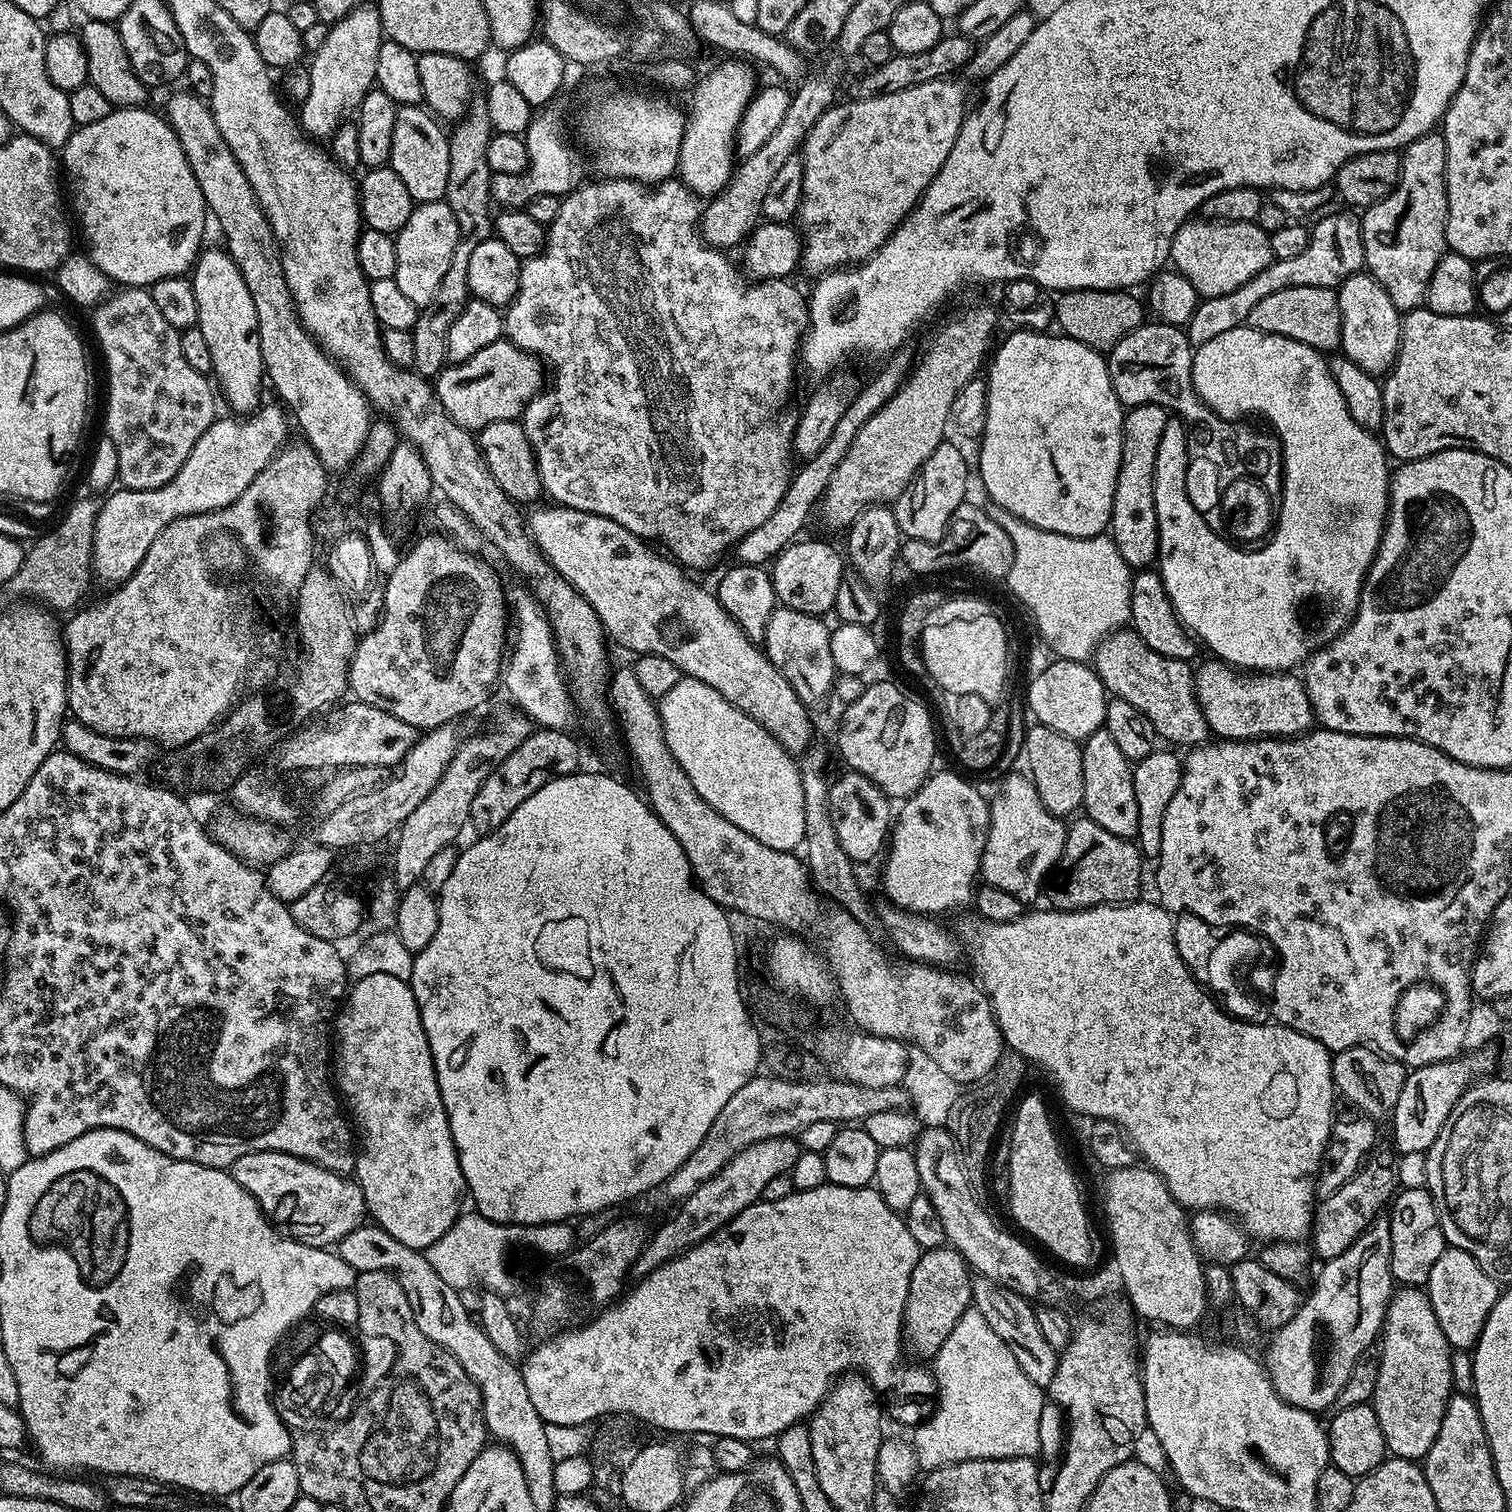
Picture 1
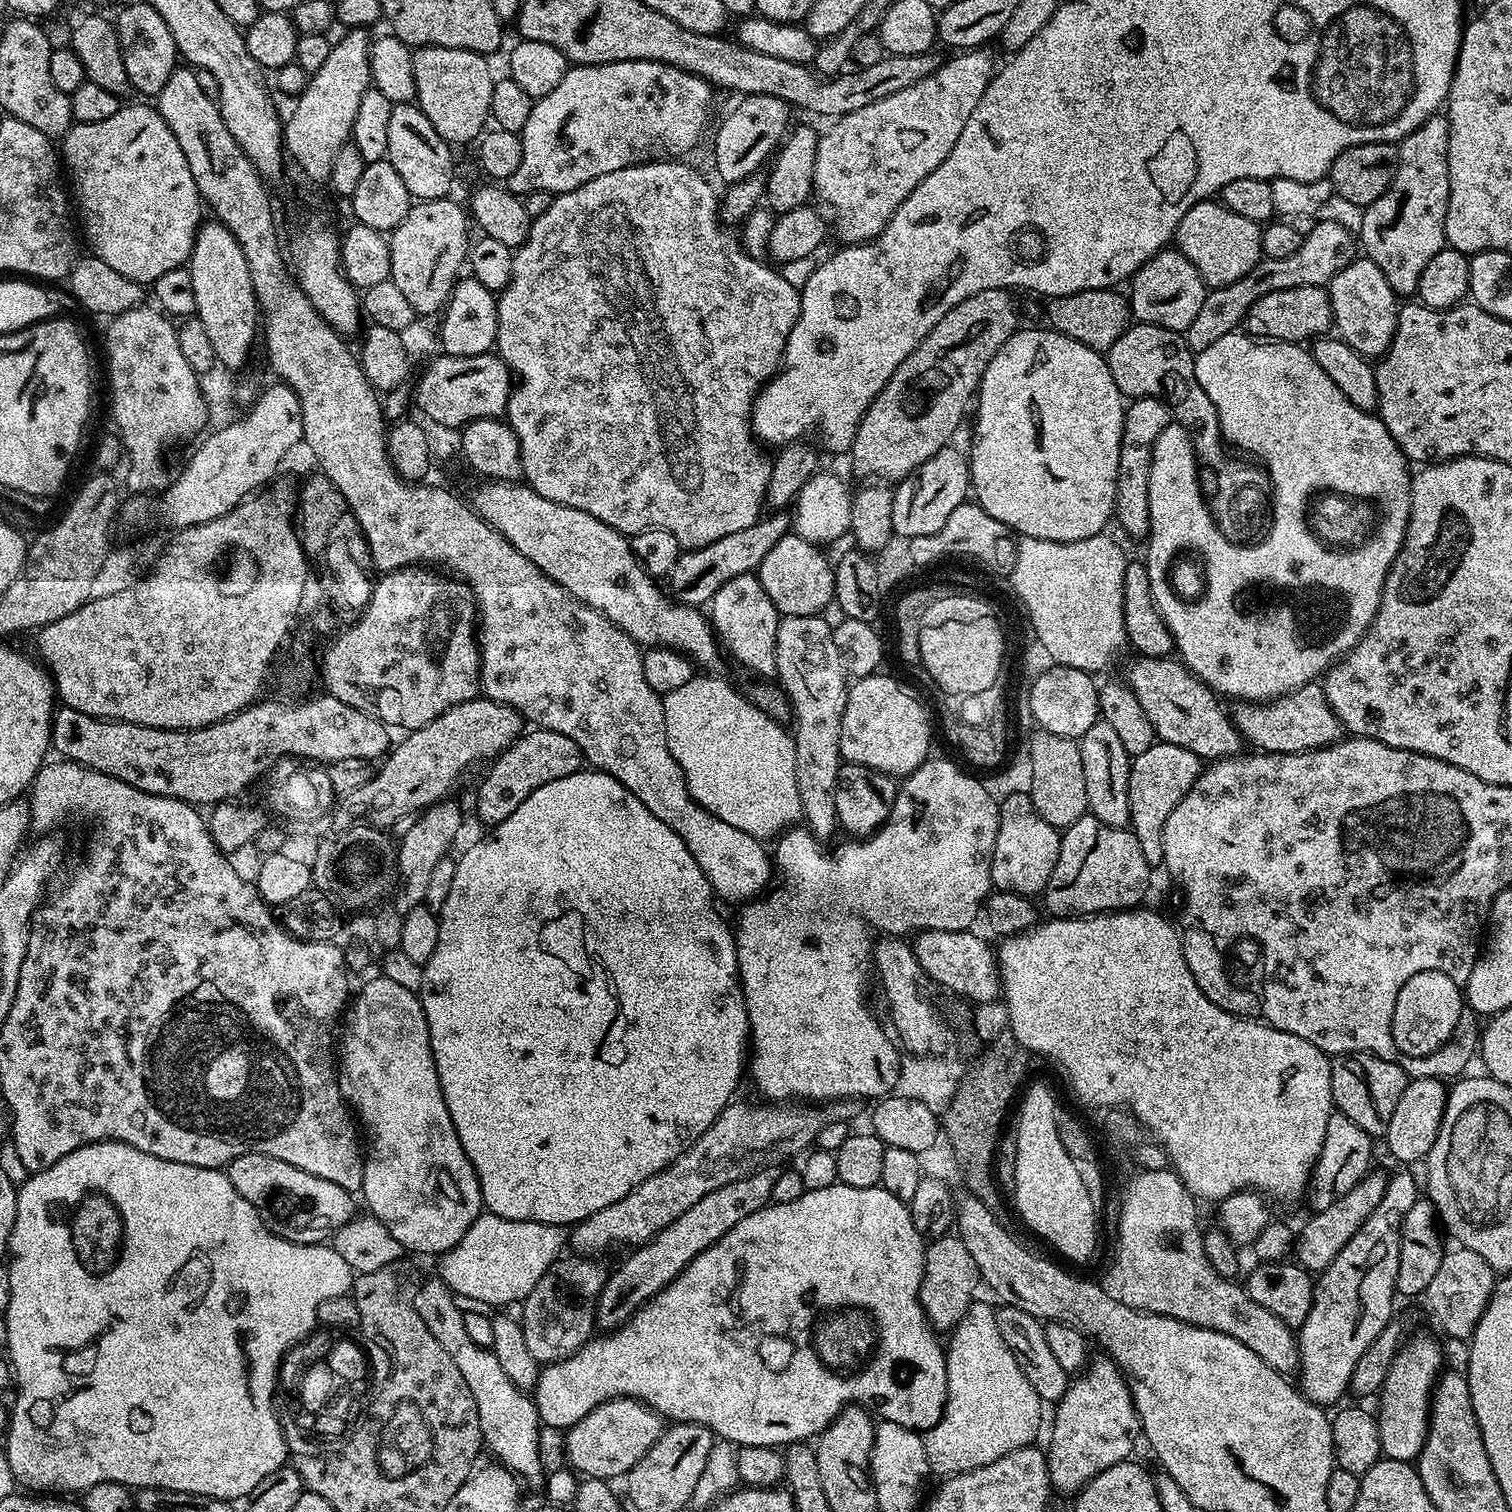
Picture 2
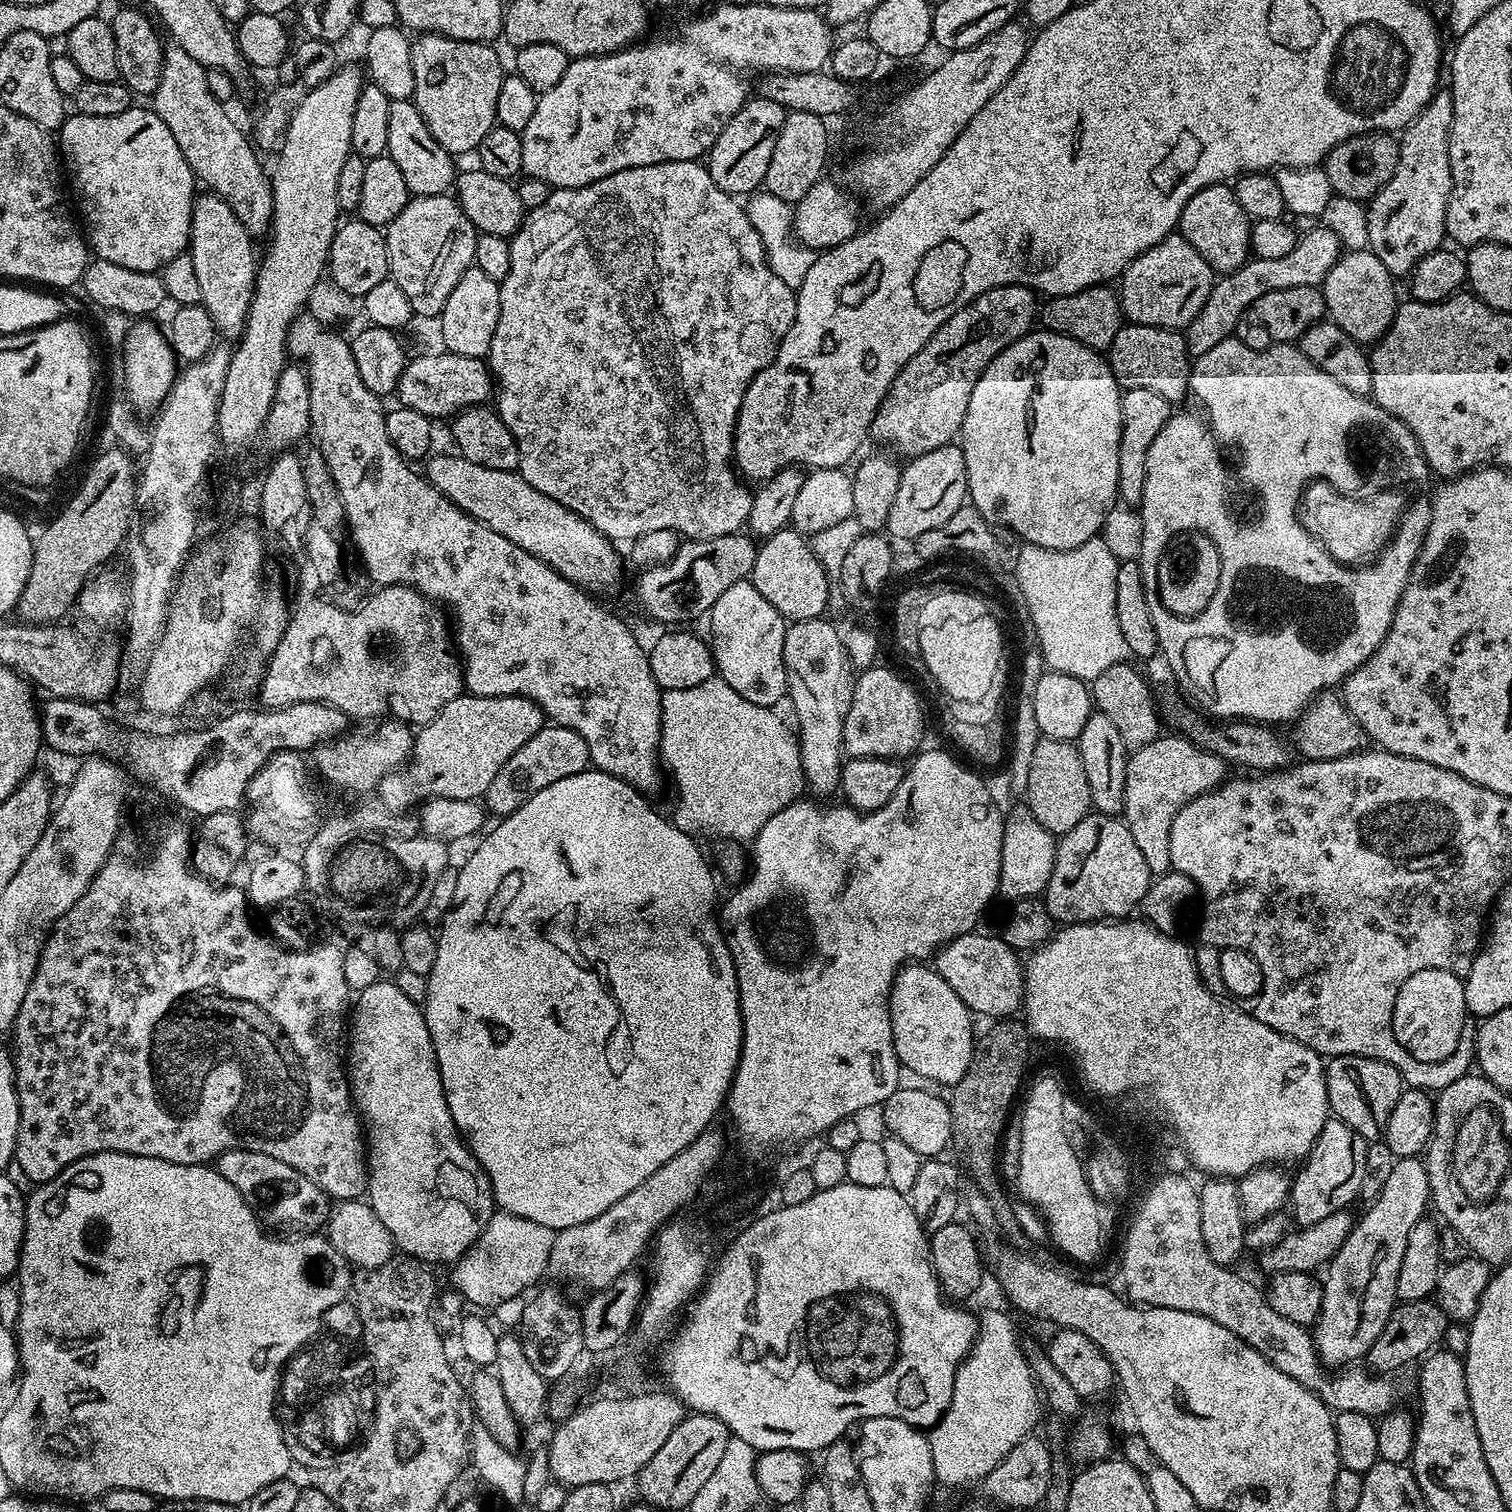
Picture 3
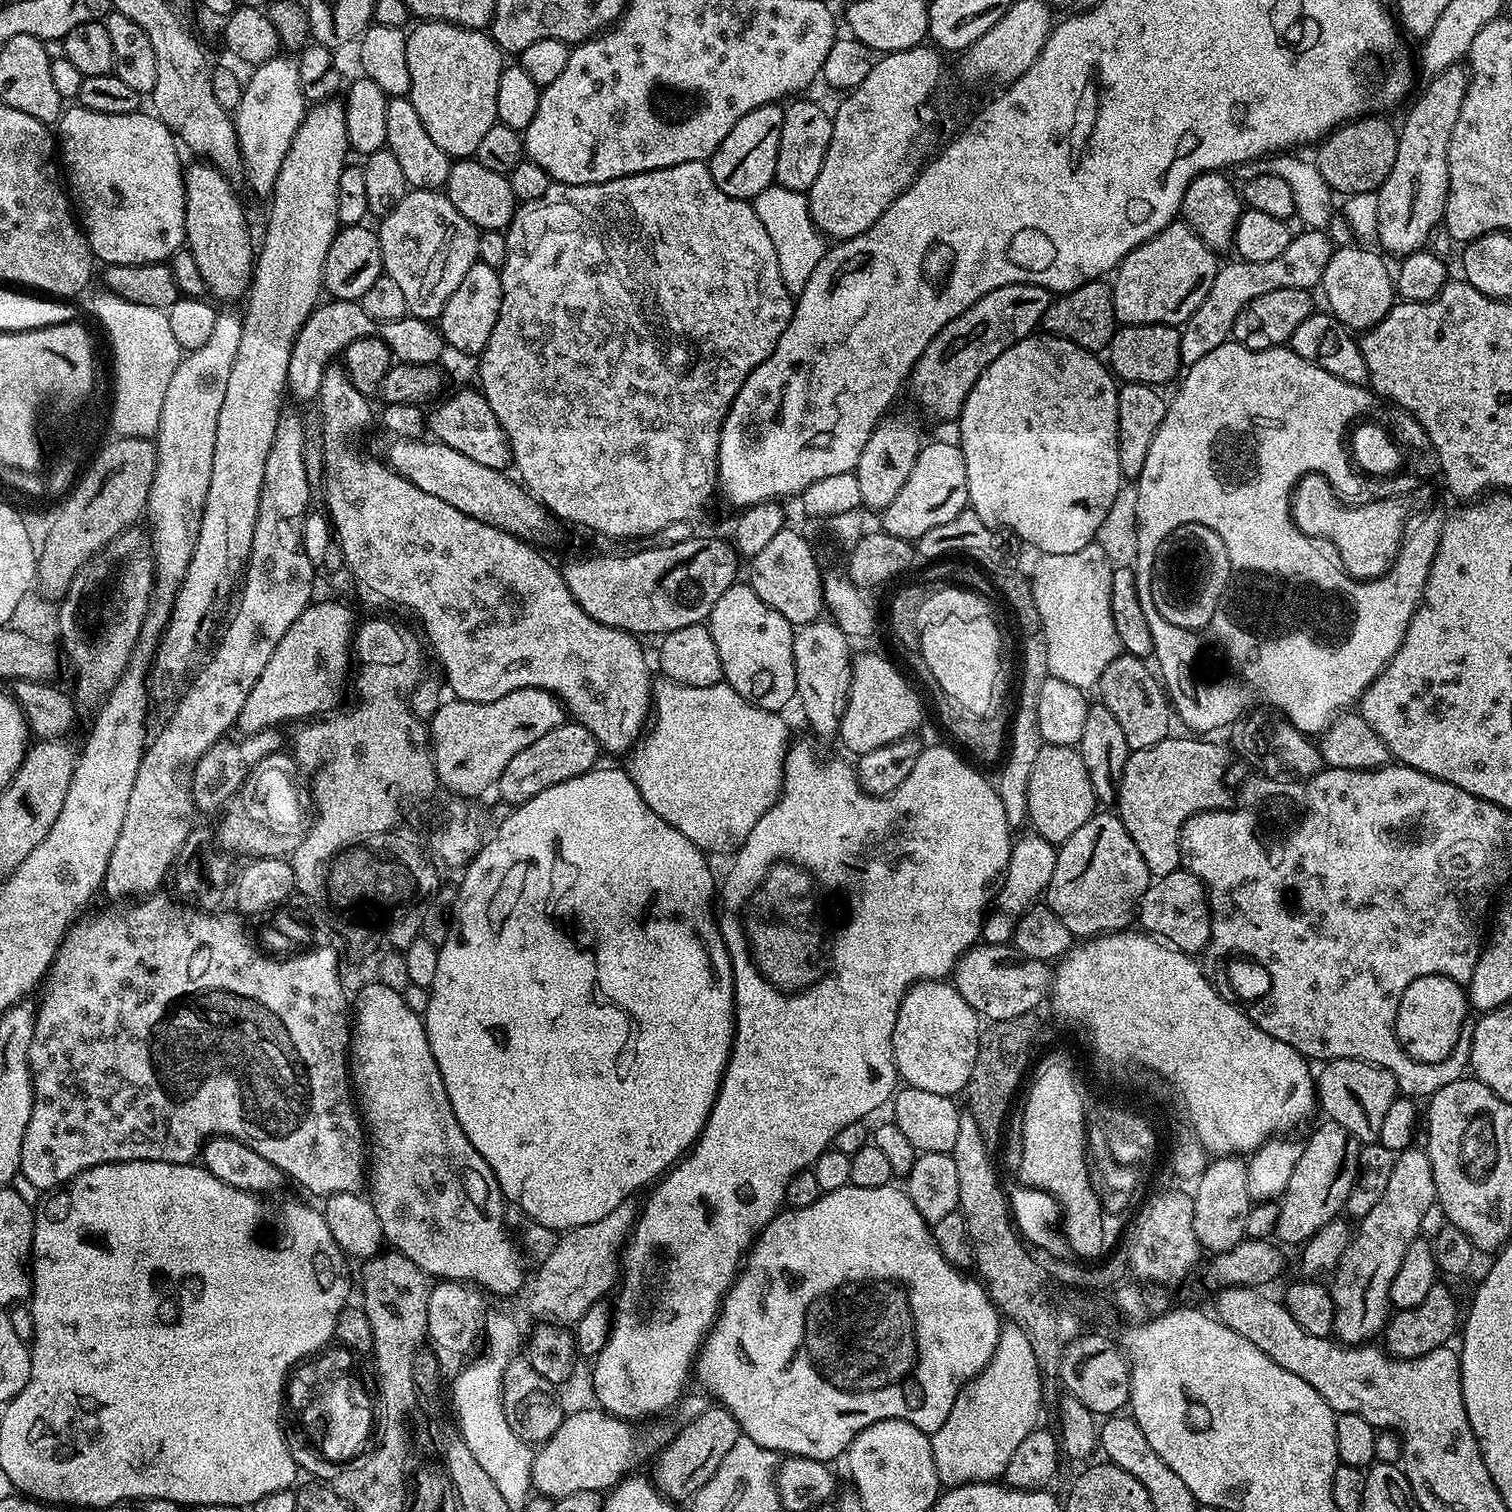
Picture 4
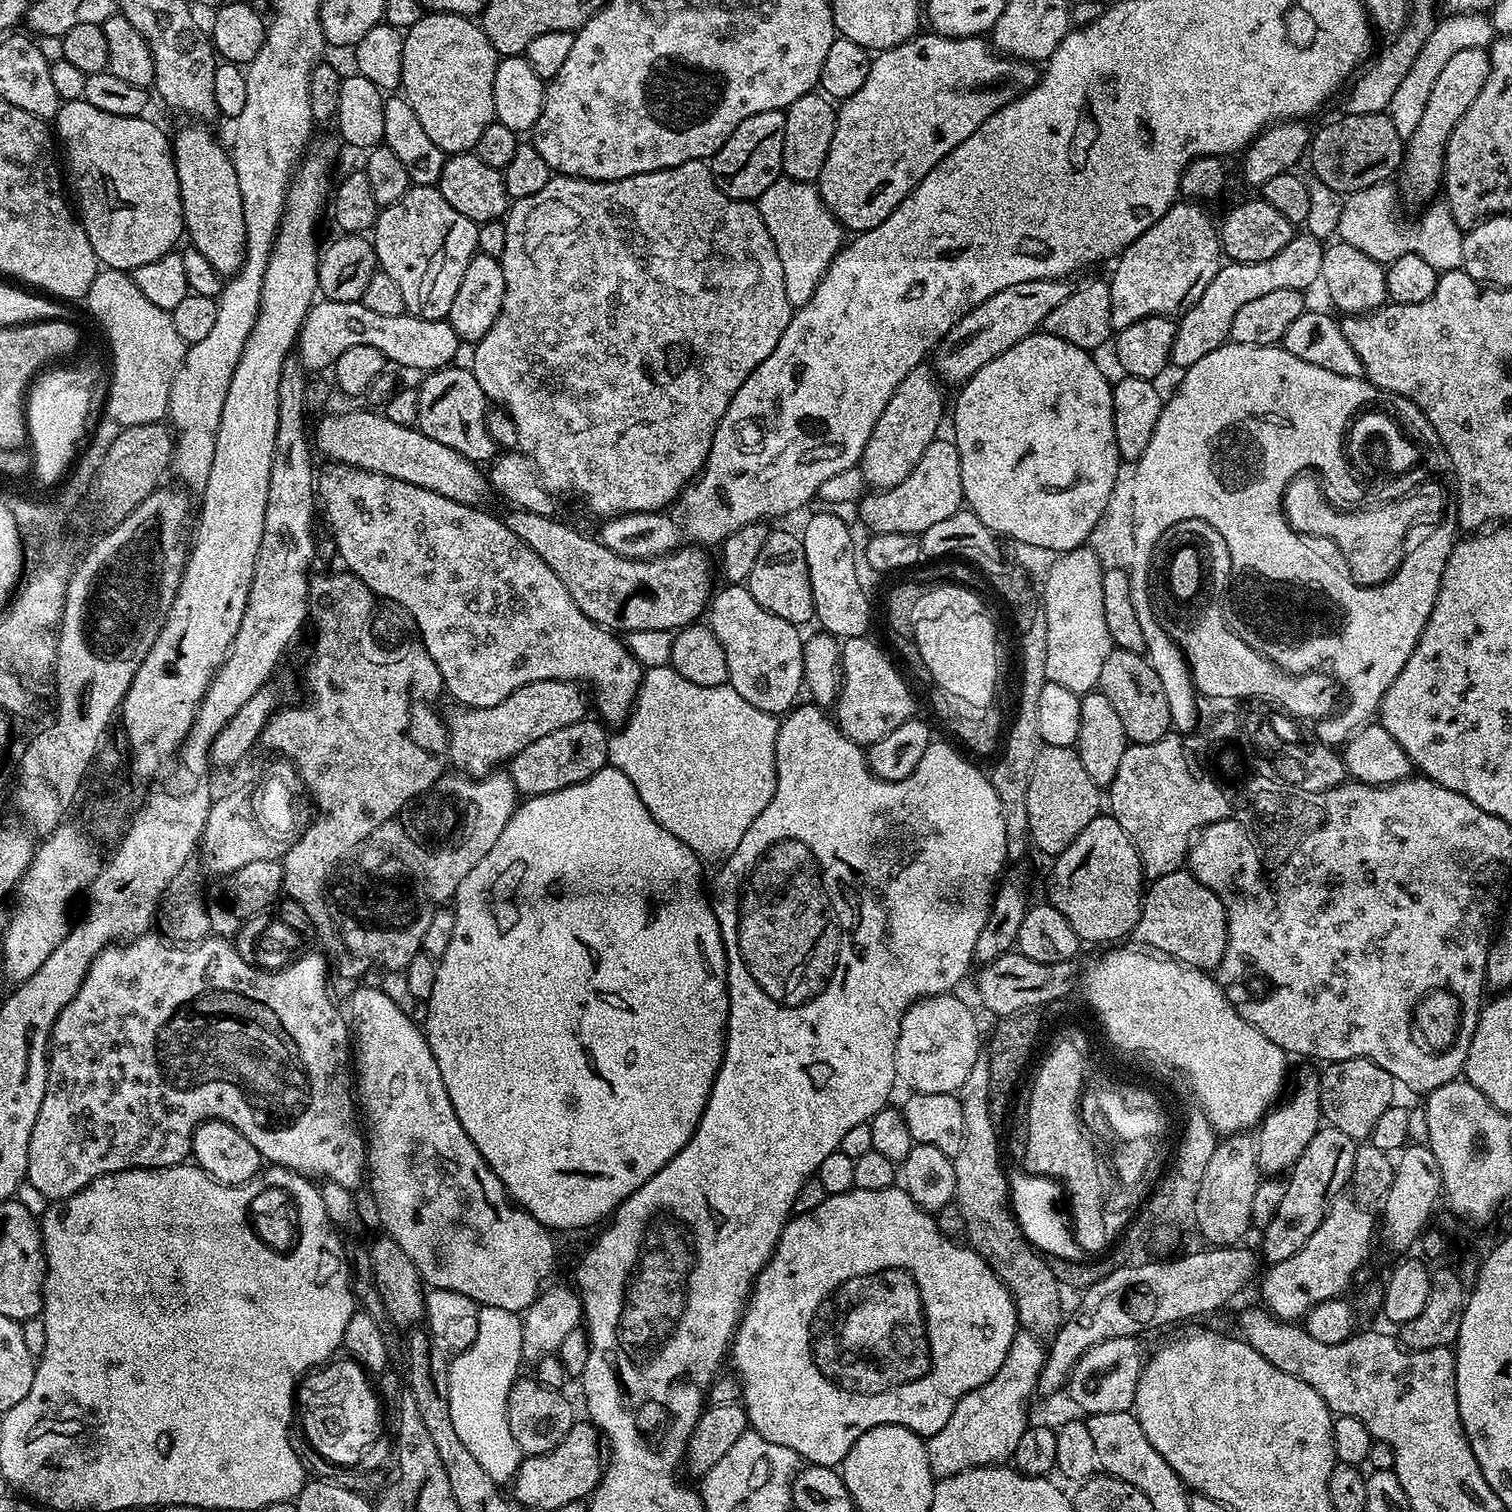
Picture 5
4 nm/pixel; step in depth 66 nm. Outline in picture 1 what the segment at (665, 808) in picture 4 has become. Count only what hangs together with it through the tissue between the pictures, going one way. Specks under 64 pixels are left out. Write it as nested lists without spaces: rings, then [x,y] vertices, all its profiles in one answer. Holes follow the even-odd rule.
[[[684,676],[665,696],[659,697],[658,707],[664,741],[670,748],[670,754],[674,754],[678,766],[686,770],[686,778],[694,782],[694,790],[698,790],[698,794],[706,798],[706,802],[710,802],[710,806],[726,818],[726,822],[734,822],[738,830],[746,830],[750,838],[758,838],[762,846],[770,846],[774,850],[791,852],[803,845],[806,806],[802,798],[800,766],[793,753],[779,746],[768,748],[770,737],[767,732],[748,732],[748,728],[753,727],[752,719],[734,714],[732,704],[726,702],[718,690],[706,686],[706,682],[698,682],[693,676]]]

